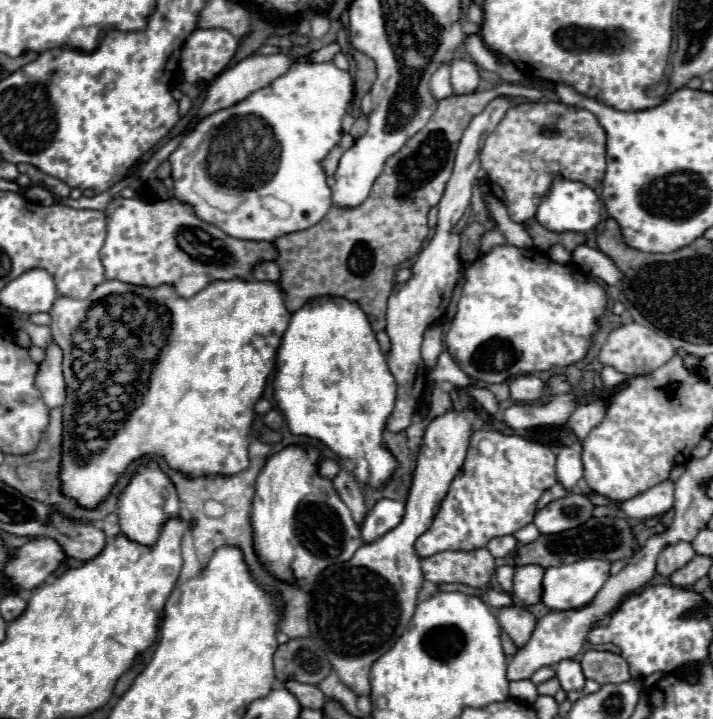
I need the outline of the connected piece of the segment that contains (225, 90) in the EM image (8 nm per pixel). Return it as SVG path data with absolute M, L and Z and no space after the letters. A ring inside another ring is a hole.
M270 54L270 56L248 56L244 58L242 62L238 62L236 66L232 68L226 68L224 72L220 72L220 76L216 76L210 86L208 86L208 92L206 92L206 98L202 102L202 106L198 108L198 114L194 118L194 122L218 112L218 110L224 110L224 108L230 108L232 104L238 104L240 100L244 100L246 96L250 96L252 92L268 86L272 80L276 80L276 76L282 76L290 66L292 66L292 58L284 56L284 54Z

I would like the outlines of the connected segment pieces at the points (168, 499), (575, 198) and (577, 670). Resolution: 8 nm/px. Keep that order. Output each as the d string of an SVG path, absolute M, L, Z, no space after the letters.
M150 460L134 470L130 476L126 488L118 494L118 520L122 532L130 538L136 540L138 544L154 544L156 536L160 534L160 528L164 520L172 516L180 516L180 500L176 494L176 488L172 480L162 472L158 462Z
M556 174L546 196L538 204L536 220L552 232L588 232L598 224L600 210L602 210L602 202L598 200L592 188L588 188L582 182L566 180L560 174Z
M562 660L556 666L556 674L558 674L558 680L560 680L560 684L562 684L562 688L566 692L570 692L570 690L582 692L586 678L582 674L580 662L576 662L576 660Z

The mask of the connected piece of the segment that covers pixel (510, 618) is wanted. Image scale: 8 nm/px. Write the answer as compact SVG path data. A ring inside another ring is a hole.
M522 606L500 608L498 620L500 620L502 632L512 640L516 648L522 648L530 640L534 626L536 626L536 618L532 616L532 612L528 612Z

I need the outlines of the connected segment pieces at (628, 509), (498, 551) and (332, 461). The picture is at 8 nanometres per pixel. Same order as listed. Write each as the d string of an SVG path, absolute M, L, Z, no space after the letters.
M660 482L650 490L624 500L622 510L630 518L654 518L666 514L674 504L674 482Z
M500 536L500 538L492 538L486 546L494 558L504 558L506 554L514 552L516 548L516 538L514 536Z
M324 458L322 462L318 462L318 474L324 478L334 478L338 474L340 466L336 462L336 458Z

